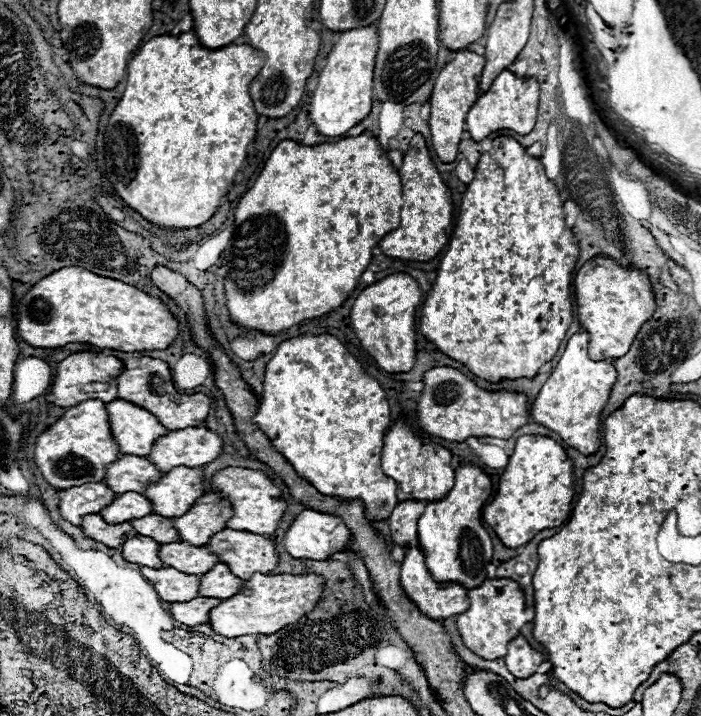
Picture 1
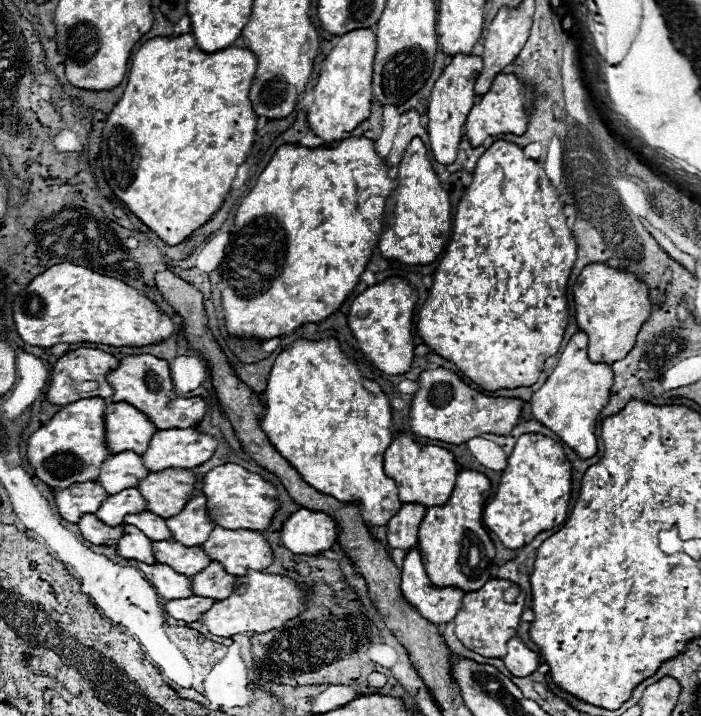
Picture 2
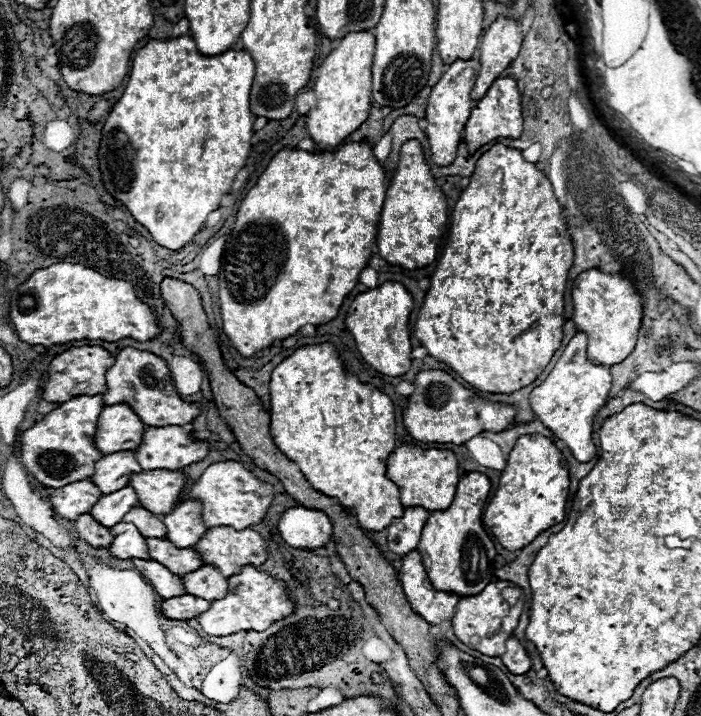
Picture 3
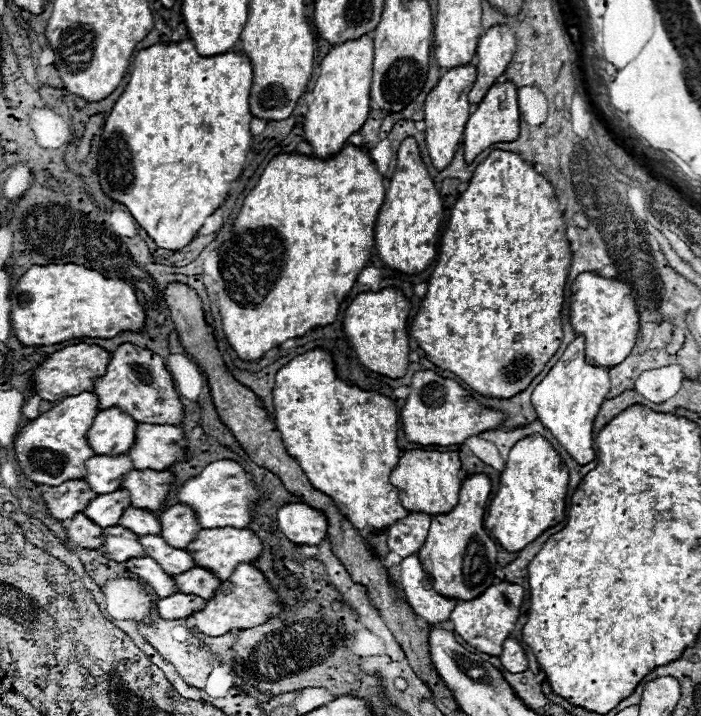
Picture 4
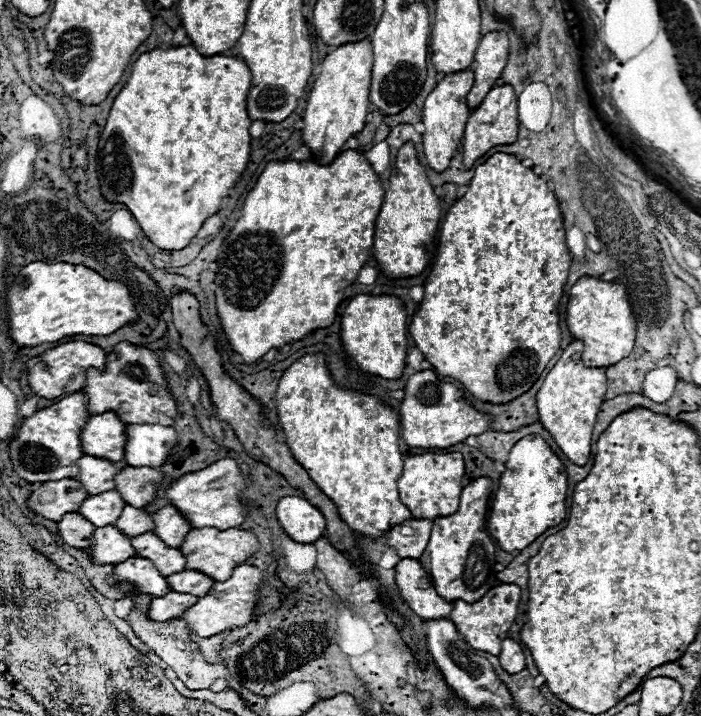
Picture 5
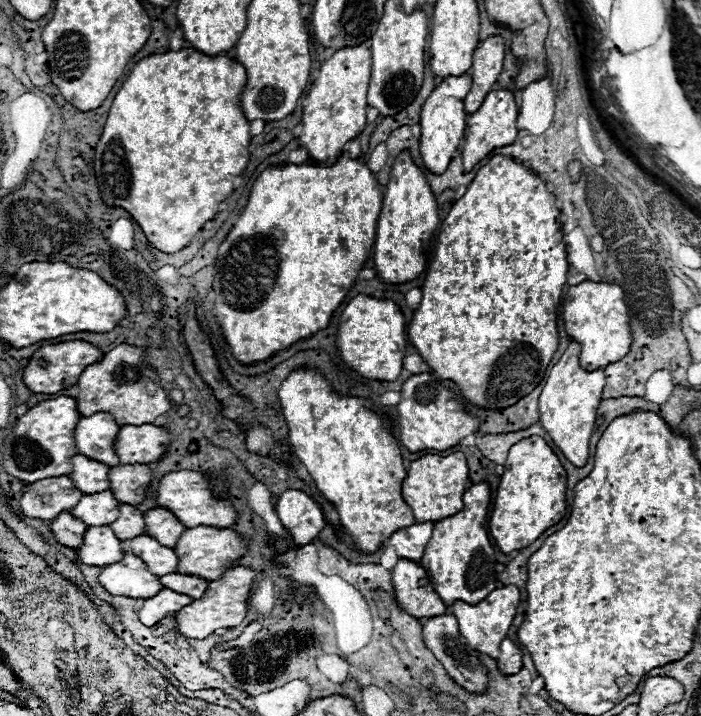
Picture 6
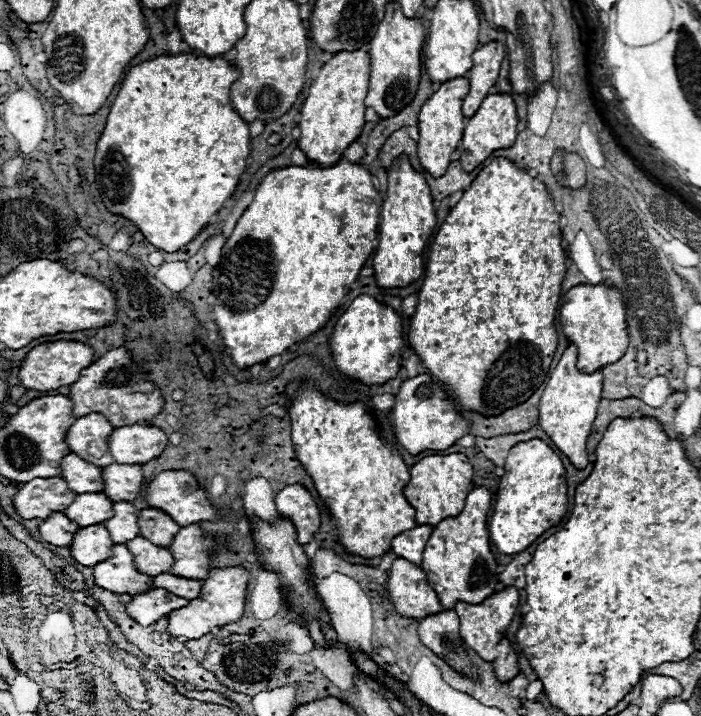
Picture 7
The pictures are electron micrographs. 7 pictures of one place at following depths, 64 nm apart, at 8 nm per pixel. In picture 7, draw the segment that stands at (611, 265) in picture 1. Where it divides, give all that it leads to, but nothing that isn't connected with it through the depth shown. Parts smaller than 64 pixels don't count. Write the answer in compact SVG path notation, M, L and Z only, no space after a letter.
M578 284L570 288L564 296L564 302L560 306L558 314L560 326L564 336L576 344L578 348L578 370L580 372L596 372L598 368L606 364L614 364L624 356L630 338L626 332L626 310L622 296L616 288L606 284Z

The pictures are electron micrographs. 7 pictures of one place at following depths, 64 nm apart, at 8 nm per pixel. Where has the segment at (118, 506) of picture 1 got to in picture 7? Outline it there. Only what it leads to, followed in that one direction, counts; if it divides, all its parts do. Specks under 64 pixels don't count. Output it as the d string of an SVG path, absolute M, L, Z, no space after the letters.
M102 492L96 494L78 494L72 504L62 510L72 522L86 528L92 524L102 524L104 520L112 518L112 500L108 500Z

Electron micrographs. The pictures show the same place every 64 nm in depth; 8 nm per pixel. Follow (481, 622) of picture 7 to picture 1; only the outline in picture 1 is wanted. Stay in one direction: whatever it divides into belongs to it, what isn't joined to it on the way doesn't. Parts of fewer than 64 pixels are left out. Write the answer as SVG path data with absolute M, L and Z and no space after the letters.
M484 580L480 588L468 590L470 608L456 616L456 628L462 642L480 658L496 660L506 656L508 642L520 634L522 612L524 612L524 592L514 580Z

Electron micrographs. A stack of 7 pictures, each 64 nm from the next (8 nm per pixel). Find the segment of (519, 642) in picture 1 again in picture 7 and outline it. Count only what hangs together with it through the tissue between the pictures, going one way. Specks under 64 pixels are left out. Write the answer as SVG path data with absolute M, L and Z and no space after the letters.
M506 638L500 640L498 658L492 664L494 664L494 674L500 682L508 682L518 674L518 654Z

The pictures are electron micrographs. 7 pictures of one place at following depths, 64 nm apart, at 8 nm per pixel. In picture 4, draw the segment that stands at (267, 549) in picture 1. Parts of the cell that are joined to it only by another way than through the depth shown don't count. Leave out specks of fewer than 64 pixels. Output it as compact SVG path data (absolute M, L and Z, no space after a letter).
M208 528L200 530L196 534L196 540L192 540L186 548L190 552L196 566L206 568L214 572L220 580L228 580L232 576L232 570L242 564L256 560L262 554L262 540L252 530L238 530L238 528Z

